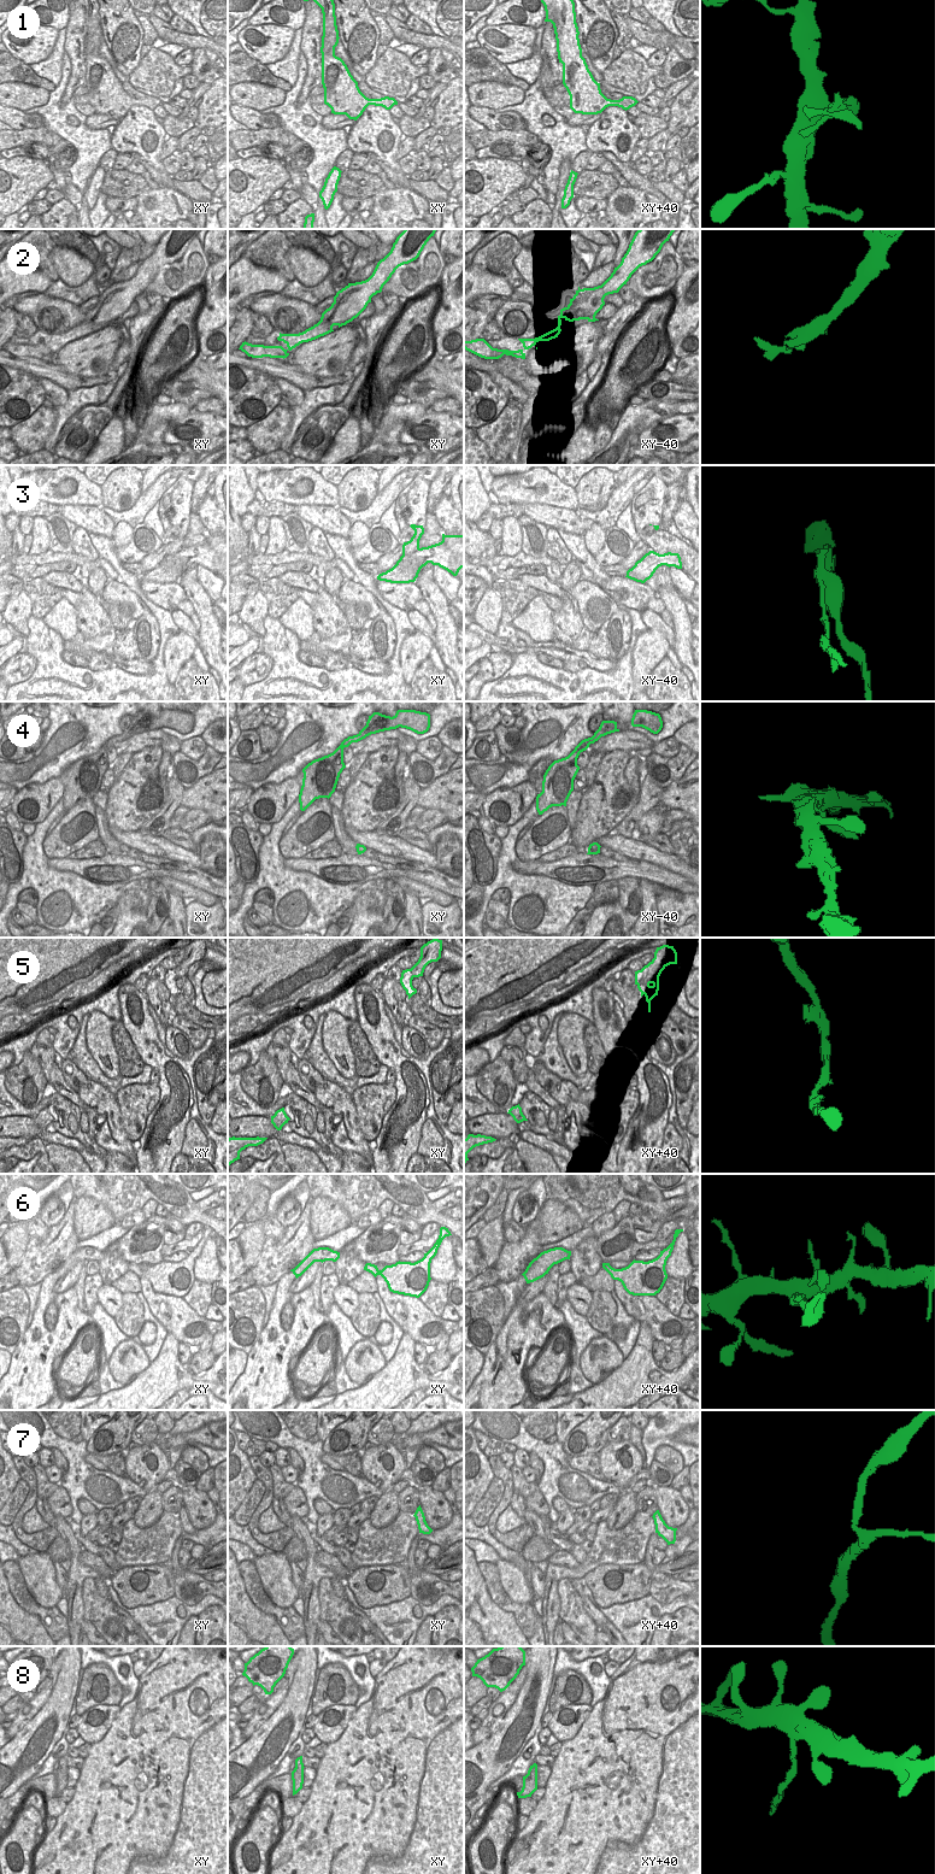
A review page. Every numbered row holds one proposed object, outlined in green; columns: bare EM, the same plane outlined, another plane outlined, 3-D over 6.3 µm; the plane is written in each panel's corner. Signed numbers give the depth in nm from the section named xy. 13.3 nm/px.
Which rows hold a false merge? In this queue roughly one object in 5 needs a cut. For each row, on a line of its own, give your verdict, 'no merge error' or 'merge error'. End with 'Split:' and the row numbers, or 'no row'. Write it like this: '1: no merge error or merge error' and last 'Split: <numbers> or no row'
1: no merge error
2: no merge error
3: merge error
4: no merge error
5: no merge error
6: no merge error
7: no merge error
8: merge error
Split: 3, 8

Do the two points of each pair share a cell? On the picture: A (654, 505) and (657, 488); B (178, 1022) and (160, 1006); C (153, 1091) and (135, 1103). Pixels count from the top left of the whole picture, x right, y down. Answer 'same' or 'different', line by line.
A: same
B: different
C: same

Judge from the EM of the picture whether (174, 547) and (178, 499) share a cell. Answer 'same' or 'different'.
same

